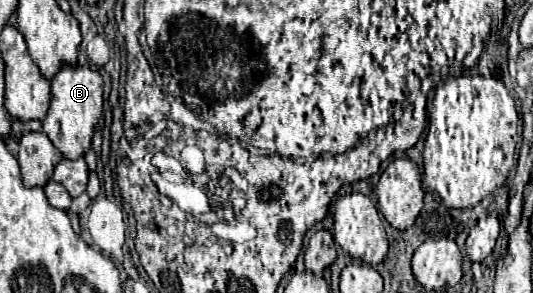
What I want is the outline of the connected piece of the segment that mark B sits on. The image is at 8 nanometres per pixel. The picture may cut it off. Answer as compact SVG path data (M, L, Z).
M64 62L62 68L52 78L50 110L42 124L46 136L50 136L52 144L64 154L64 158L76 160L84 156L84 152L90 148L94 126L102 116L102 94L104 94L104 80L90 66L72 66Z

